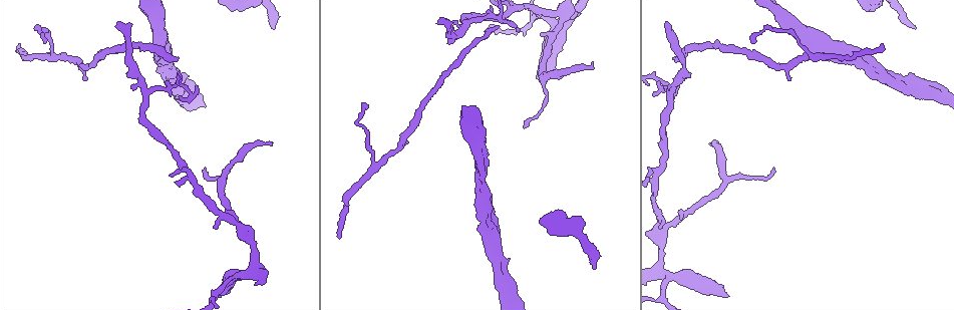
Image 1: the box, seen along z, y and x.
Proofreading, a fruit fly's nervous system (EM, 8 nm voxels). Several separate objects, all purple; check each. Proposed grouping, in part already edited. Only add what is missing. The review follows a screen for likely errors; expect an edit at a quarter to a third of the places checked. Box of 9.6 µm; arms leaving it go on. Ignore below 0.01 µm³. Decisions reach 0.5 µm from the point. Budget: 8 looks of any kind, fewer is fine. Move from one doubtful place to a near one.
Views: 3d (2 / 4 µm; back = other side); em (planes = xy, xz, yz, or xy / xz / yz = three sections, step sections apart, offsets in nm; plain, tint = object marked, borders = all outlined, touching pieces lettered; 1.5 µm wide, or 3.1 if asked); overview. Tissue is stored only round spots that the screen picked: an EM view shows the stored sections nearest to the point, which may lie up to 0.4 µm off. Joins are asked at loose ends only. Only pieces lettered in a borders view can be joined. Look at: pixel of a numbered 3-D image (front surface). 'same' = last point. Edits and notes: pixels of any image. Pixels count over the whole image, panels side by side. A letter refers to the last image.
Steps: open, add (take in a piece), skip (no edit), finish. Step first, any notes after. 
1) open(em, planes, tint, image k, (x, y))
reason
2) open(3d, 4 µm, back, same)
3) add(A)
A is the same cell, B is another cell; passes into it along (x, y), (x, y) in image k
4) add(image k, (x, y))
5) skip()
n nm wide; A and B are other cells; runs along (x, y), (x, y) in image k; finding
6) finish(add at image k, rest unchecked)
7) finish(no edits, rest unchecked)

open(3d, 2 µm, back, image 1, (487, 185))
an open end

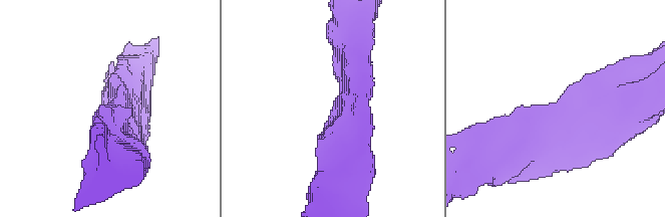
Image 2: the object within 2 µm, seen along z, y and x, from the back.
open(em, planes, plain, image 2, (333, 107))
shape alone is not enough

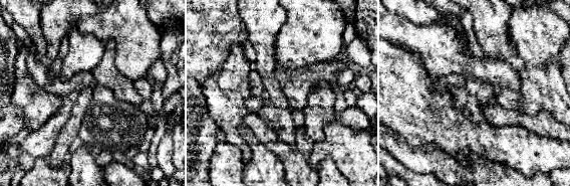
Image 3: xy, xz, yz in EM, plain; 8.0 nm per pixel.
open(em, planes, borders, same)
see the neighbours

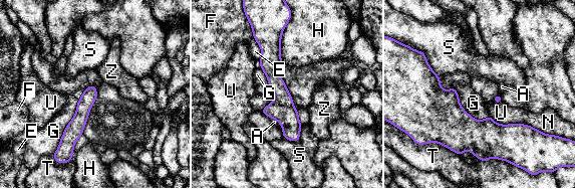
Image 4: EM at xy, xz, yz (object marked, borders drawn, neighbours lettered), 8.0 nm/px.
skip()
A, E, F, G, H, N, S, T, U and Z are other cells; none of them fits

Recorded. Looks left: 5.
open(3d, 4 µm, image 1, (18, 45))
branch stops here

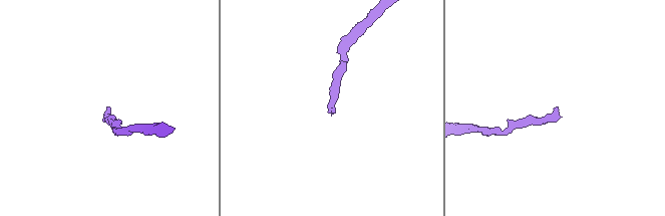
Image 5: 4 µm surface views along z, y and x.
open(em, xz, step 4, plain, image 5, (333, 109))
need the tissue

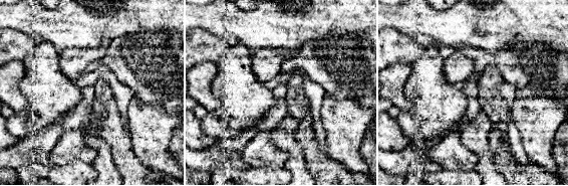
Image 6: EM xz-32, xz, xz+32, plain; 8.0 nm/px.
open(em, xz, step 4, borders, same)

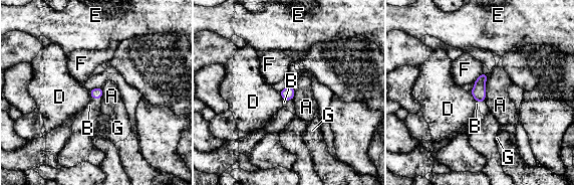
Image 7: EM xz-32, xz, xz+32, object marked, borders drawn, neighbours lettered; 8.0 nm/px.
add(image 7, (94, 104))
B is the same cell, A, D, E, F and G are other cells; passes into it along (97, 93), (95, 98), (94, 104) in image 7; the neuron continues

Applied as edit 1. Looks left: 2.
open(em, yz, step 4, tint, image 1, (274, 27))
long arm stops here

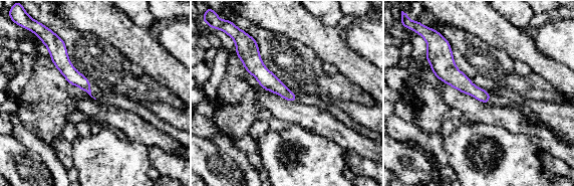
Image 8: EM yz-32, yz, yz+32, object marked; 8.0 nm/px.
open(em, planes, borders, same)
cut it another way

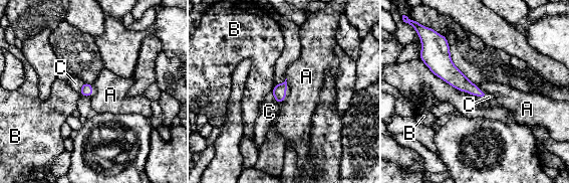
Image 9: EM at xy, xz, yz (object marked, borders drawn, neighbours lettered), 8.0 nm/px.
add(image 9, (269, 112))
C is the same cell, A and B are other cells; passes into it along (279, 90), (274, 98), (269, 112) in image 9; it goes on there

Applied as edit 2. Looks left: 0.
finish(add at image 7, add at image 9, rest unchecked)

